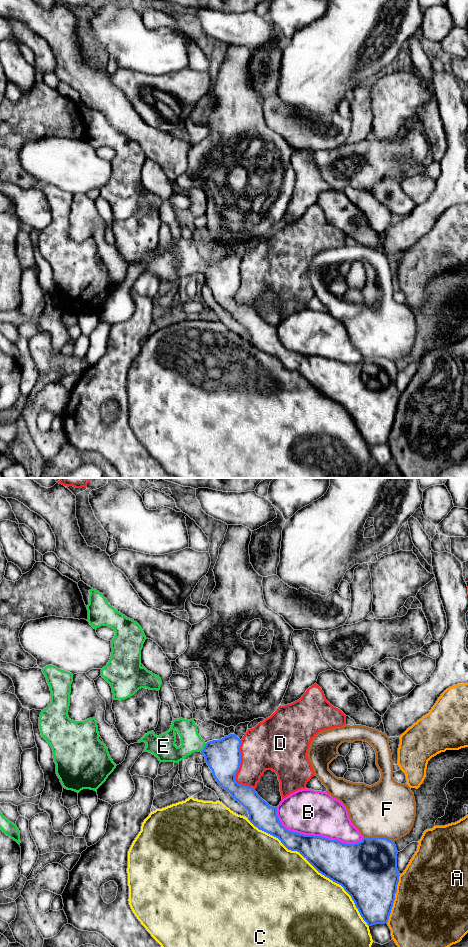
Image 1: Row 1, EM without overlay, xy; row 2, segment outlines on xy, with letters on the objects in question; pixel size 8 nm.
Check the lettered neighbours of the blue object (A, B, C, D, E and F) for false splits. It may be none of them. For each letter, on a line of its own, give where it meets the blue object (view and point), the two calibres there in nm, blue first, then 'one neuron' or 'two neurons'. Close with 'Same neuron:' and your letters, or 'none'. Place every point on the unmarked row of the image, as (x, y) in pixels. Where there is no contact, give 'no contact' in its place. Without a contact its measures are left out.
A: xy (394, 418) | 440/500 nm | two neurons
B: xy (315, 356) | 300/360 nm | two neurons
C: xy (314, 387) | 340/500 nm | two neurons
D: xy (238, 289) | 280/340 nm | two neurons
E: xy (204, 267) | 280/160 nm | one neuron
F: xy (378, 357) | 440/460 nm | two neurons
Same neuron: E

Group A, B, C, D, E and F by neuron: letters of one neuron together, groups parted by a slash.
A / B / C / D / E / F

